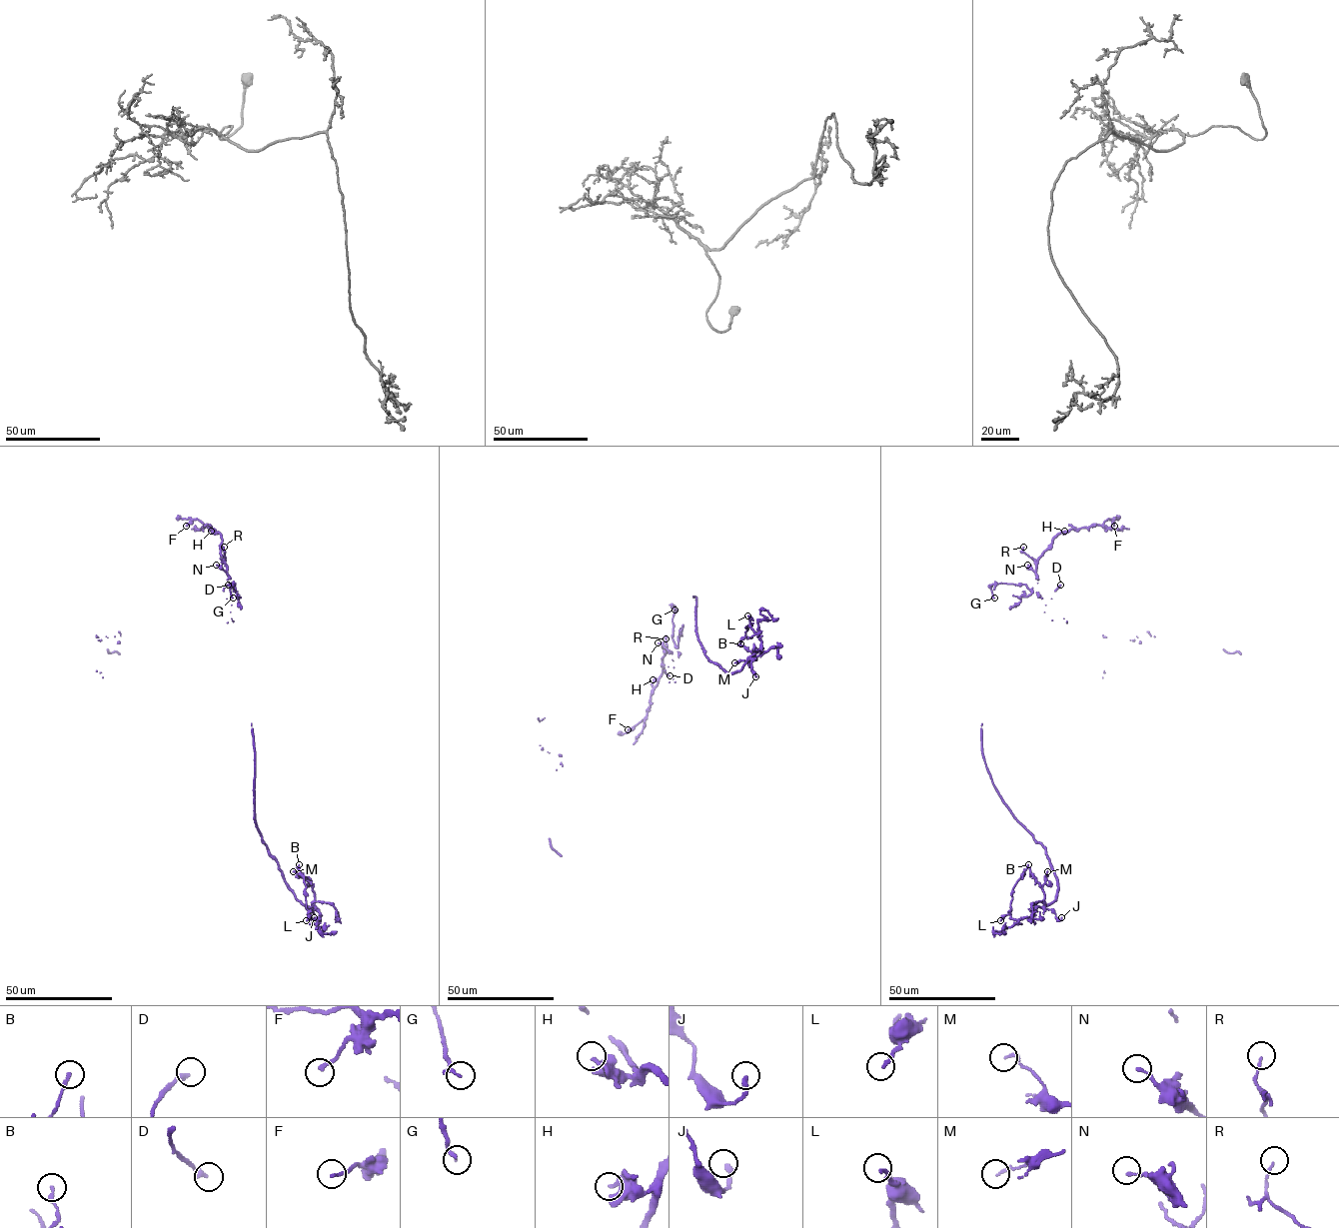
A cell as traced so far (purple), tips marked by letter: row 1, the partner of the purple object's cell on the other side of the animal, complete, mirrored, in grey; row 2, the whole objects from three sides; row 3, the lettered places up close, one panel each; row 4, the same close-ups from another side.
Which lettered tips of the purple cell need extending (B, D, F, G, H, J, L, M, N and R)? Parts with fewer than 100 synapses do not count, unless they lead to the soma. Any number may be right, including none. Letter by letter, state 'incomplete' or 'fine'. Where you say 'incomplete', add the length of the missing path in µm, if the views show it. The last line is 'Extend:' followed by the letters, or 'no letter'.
B: fine
D: fine
F: fine
G: fine
H: fine
J: fine
L: fine
M: fine
N: fine
R: fine
Extend: no letter

